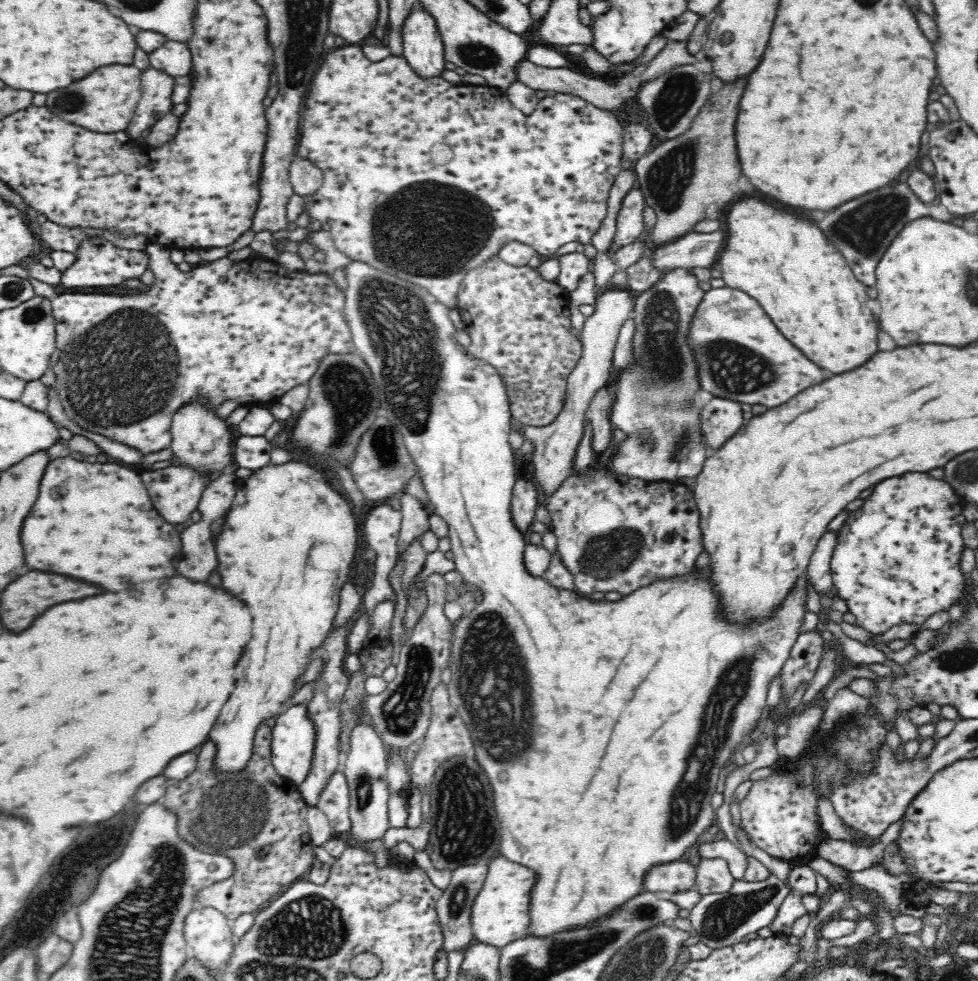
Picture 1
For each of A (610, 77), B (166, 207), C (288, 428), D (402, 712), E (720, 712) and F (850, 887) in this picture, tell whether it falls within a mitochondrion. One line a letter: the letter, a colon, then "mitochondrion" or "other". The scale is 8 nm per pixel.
A: other
B: other
C: other
D: mitochondrion
E: mitochondrion
F: other

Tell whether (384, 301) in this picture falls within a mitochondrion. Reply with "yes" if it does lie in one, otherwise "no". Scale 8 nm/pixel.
yes

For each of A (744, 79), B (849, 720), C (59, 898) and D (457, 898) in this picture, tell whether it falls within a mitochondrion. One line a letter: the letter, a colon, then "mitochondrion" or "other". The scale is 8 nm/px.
A: other
B: other
C: other
D: mitochondrion

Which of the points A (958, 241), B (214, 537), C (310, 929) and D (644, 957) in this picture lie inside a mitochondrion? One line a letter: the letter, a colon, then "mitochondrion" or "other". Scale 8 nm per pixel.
A: other
B: other
C: mitochondrion
D: mitochondrion

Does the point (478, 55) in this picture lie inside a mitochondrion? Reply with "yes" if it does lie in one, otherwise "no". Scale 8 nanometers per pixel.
yes

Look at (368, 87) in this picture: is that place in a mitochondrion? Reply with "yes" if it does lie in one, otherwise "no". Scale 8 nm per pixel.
no

